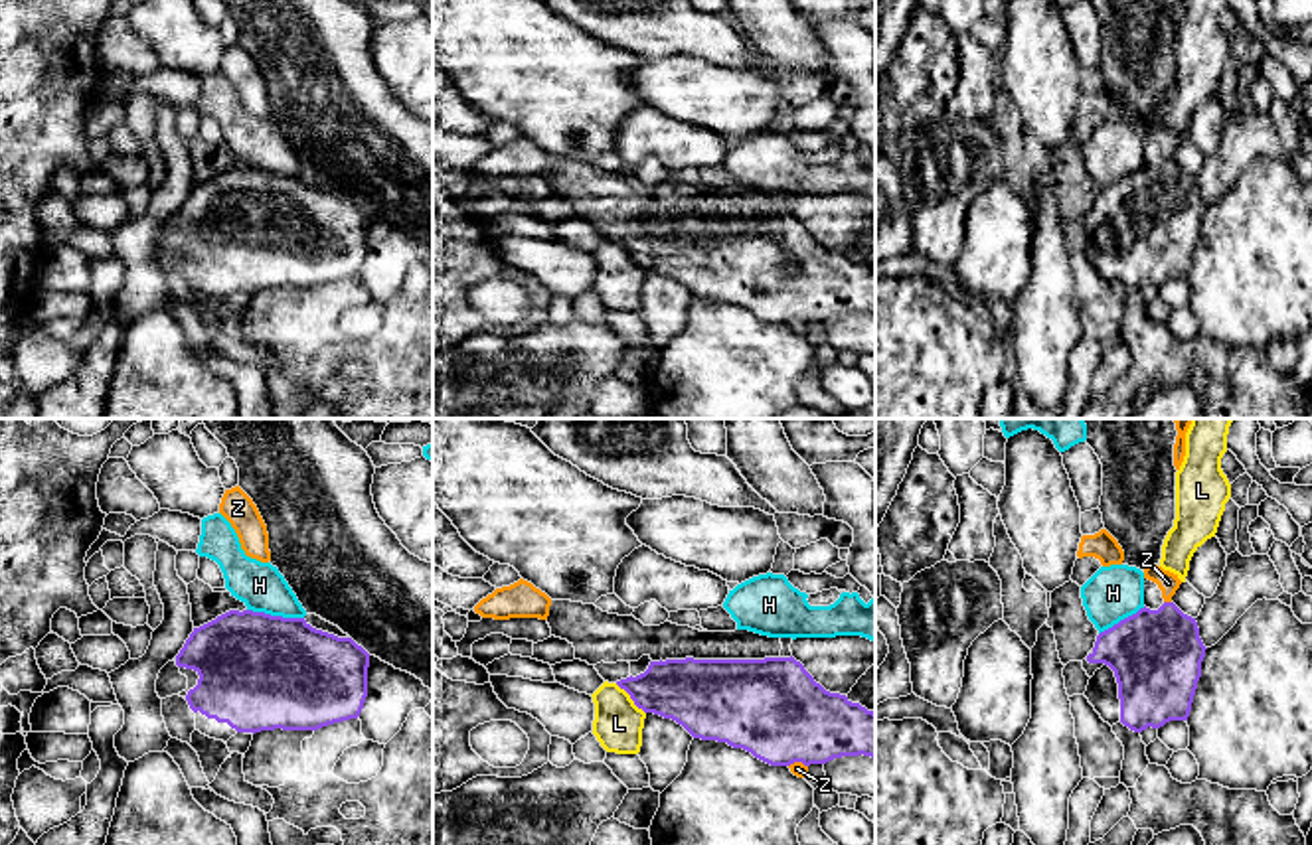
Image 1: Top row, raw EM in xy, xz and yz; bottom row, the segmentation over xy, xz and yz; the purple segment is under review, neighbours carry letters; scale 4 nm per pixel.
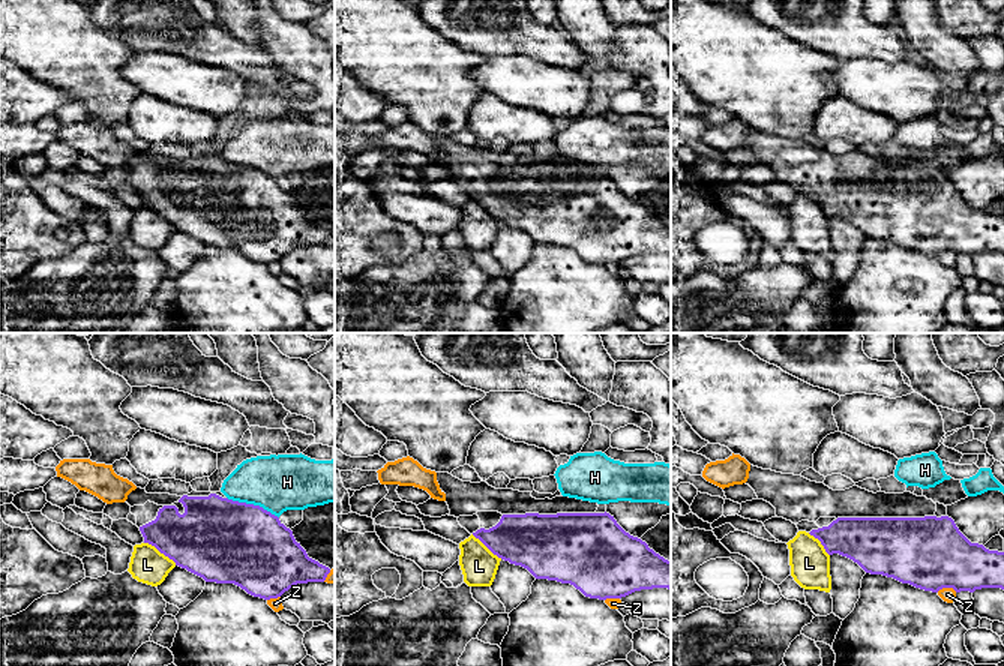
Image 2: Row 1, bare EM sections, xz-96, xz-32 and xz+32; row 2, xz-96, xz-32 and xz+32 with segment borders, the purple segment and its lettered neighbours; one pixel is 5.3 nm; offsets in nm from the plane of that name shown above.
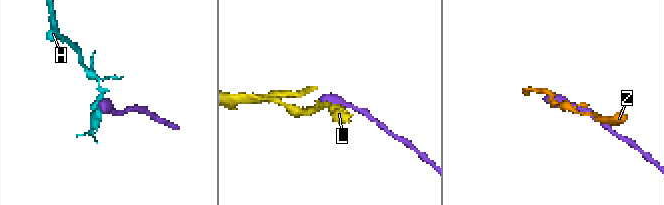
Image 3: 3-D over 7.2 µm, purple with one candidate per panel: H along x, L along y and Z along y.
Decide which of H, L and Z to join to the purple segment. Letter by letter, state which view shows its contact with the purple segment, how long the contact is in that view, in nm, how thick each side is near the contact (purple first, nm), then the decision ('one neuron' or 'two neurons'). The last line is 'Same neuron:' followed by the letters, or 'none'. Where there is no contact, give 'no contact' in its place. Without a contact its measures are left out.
H: meets purple in xy; contact 240 nm long; 480 nm thick on the purple side, 190 nm on the other; two neurons
L: meets purple in xz; contact 180 nm long; 280 nm thick on the purple side, 200 nm on the other; two neurons
Z: meets purple in yz; contact 30 nm long; 380 nm thick on the purple side, 90 nm on the other; two neurons
Same neuron: none

